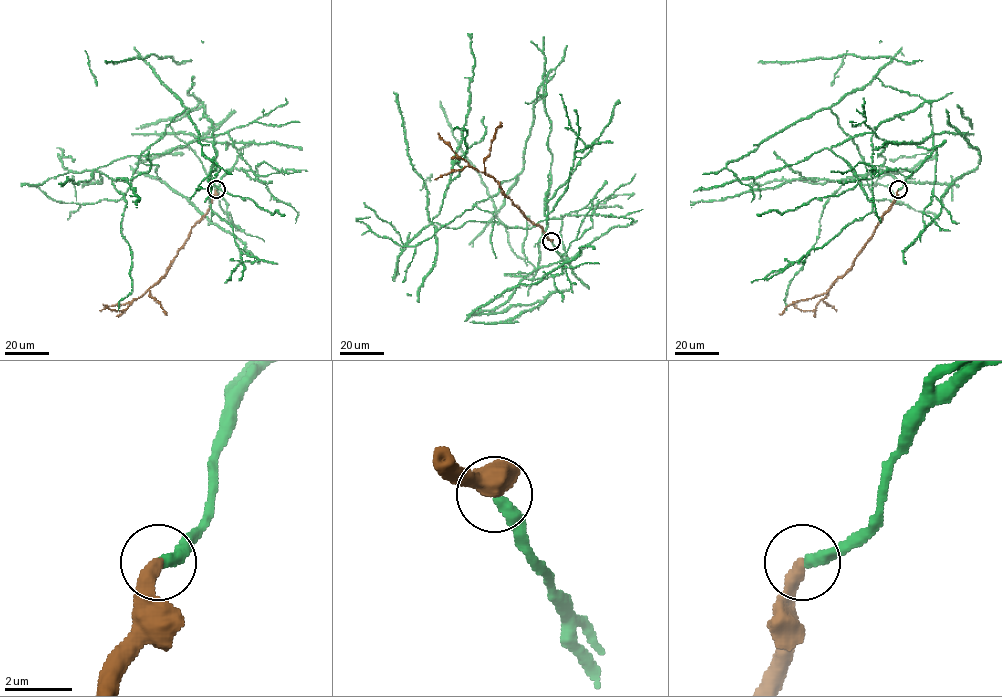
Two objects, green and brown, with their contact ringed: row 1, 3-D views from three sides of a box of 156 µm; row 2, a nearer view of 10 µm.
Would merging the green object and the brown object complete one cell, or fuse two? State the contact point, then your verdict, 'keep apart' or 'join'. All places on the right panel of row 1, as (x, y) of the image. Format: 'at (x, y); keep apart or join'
at (898, 189); join

